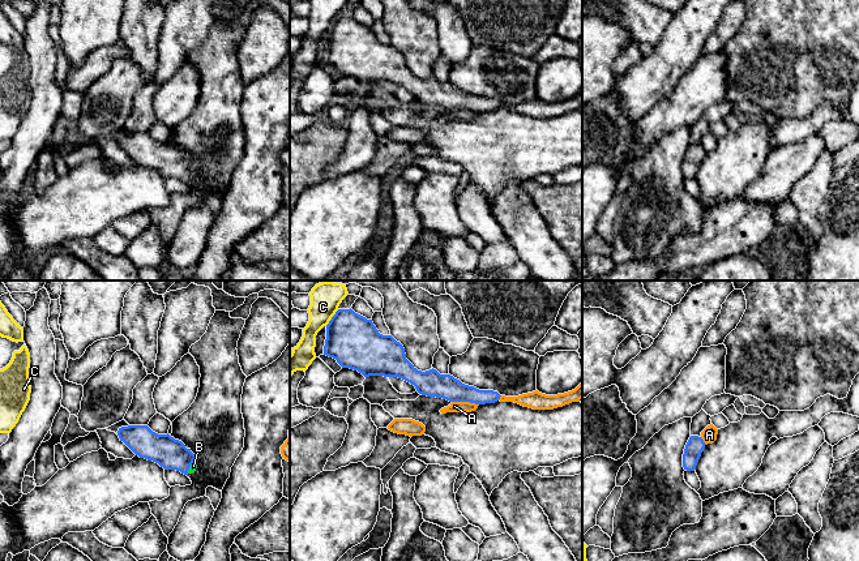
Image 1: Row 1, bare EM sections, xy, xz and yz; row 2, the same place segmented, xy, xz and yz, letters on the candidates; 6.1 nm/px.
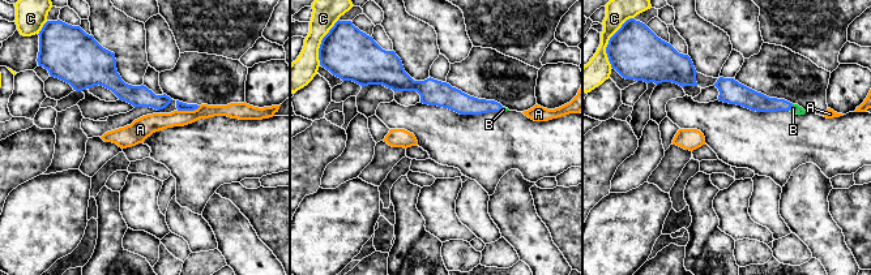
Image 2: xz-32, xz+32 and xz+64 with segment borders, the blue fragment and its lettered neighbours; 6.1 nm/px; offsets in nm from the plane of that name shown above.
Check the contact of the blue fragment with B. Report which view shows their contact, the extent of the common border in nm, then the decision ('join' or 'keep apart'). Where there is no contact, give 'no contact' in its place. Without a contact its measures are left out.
xy | 80 nm | join

